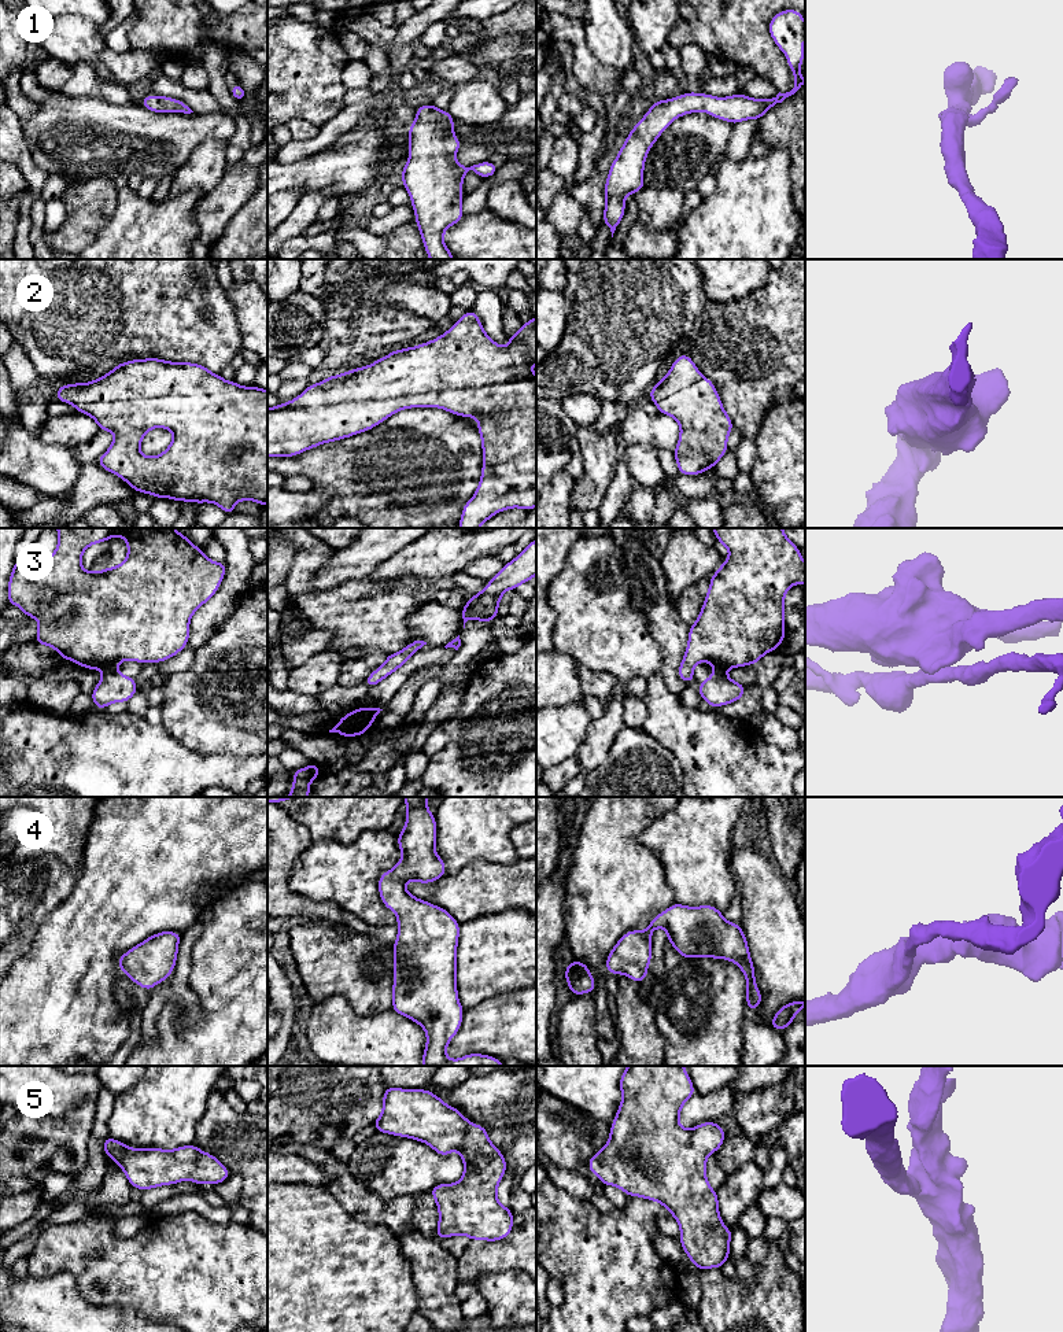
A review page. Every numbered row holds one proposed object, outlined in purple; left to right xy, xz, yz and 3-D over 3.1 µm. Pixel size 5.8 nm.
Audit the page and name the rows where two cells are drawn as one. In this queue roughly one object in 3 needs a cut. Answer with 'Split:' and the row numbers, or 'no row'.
Split: 3

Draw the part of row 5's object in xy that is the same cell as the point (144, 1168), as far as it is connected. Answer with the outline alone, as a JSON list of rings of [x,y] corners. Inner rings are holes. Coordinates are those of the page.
[[[107,1136],[103,1140],[103,1151],[118,1163],[130,1185],[140,1191],[173,1185],[189,1178],[196,1185],[214,1187],[232,1176],[214,1155],[193,1144],[176,1150],[130,1148],[121,1140]]]

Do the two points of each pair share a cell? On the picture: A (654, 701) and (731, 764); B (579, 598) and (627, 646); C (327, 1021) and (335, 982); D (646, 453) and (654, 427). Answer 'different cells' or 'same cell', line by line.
A: same cell
B: same cell
C: different cells
D: different cells

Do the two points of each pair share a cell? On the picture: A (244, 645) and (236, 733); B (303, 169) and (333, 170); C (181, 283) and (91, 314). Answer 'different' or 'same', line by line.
A: same
B: same
C: same

